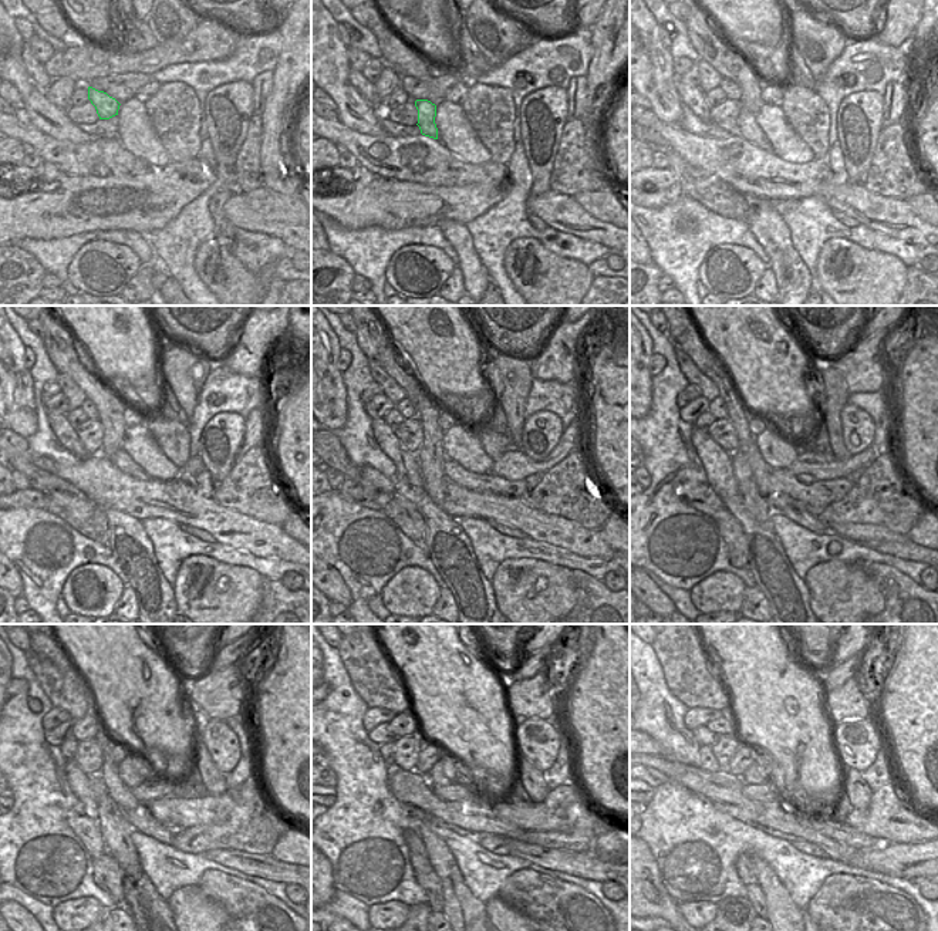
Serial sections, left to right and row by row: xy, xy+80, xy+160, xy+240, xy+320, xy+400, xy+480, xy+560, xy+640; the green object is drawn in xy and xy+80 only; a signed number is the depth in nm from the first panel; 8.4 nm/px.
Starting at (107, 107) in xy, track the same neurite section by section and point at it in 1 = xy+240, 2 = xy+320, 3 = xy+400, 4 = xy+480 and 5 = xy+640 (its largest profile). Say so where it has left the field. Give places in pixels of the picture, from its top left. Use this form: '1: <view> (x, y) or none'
1: xy+240 (121, 459)
2: xy+320 (478, 482)
3: xy+400 (805, 488)
4: xy+480 (175, 812)
5: xy+640 (887, 819)

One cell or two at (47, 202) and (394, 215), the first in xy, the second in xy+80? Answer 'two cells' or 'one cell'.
one cell

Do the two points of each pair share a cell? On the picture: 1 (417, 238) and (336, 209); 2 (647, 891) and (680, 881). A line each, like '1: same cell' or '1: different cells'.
1: different cells
2: different cells

